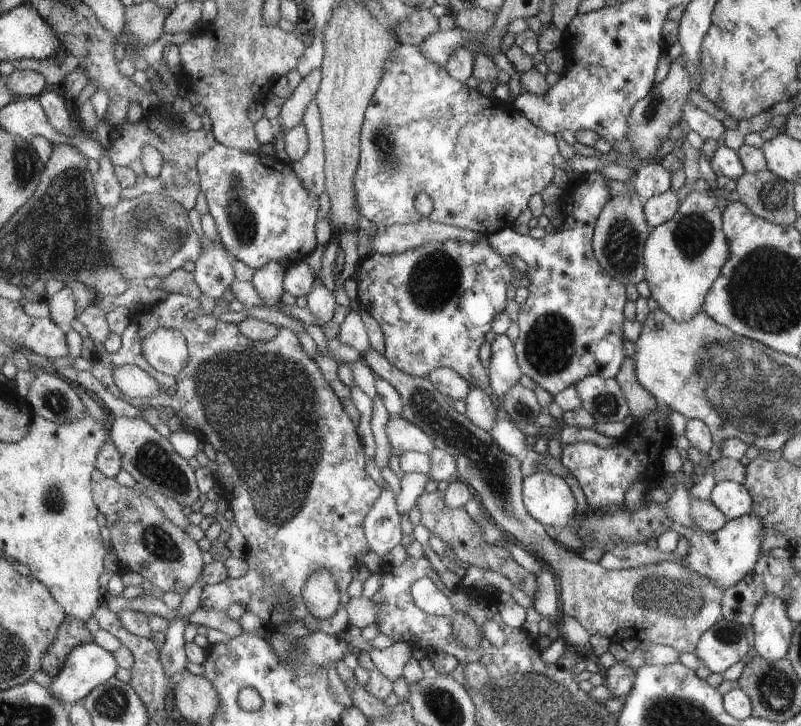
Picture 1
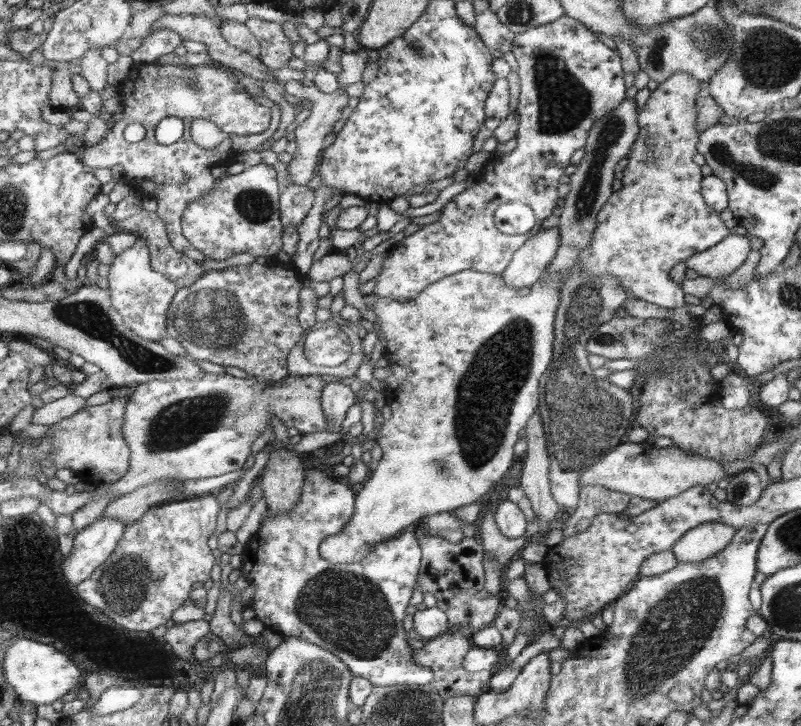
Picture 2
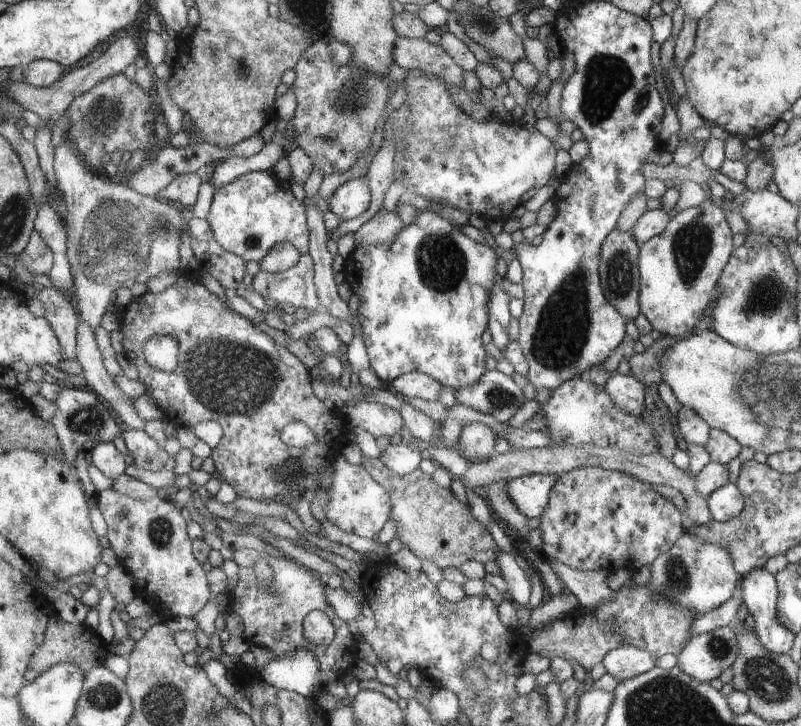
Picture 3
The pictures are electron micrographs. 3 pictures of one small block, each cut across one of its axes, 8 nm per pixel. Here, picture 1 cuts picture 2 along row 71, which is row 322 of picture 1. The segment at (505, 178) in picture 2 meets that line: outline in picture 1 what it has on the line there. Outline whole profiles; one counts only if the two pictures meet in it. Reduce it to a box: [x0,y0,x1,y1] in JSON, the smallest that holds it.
[488,171,626,397]

